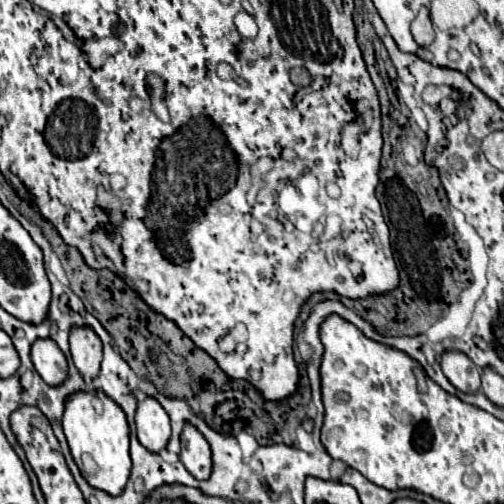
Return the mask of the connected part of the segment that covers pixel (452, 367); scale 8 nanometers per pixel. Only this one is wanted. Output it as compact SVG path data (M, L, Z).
M450 351L442 355L442 371L448 381L462 393L478 393L480 391L480 369L458 351Z

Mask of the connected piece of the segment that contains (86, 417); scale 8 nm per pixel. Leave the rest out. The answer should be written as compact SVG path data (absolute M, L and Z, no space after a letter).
M76 393L66 401L66 411L62 417L64 435L68 439L74 461L80 465L84 455L96 463L96 473L88 475L86 481L100 491L106 491L112 497L122 495L126 489L132 461L130 461L130 439L128 439L128 423L124 411L110 401L104 393Z

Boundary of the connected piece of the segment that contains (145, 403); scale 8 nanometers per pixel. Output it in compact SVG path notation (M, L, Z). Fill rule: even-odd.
M142 397L136 411L136 429L140 443L150 453L160 453L170 441L170 419L160 403L152 397Z

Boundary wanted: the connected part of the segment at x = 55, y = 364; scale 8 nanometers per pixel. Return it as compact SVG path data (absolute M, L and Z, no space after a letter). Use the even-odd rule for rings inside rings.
M38 339L32 345L32 363L38 375L50 385L58 387L68 379L68 363L58 345L50 339Z

